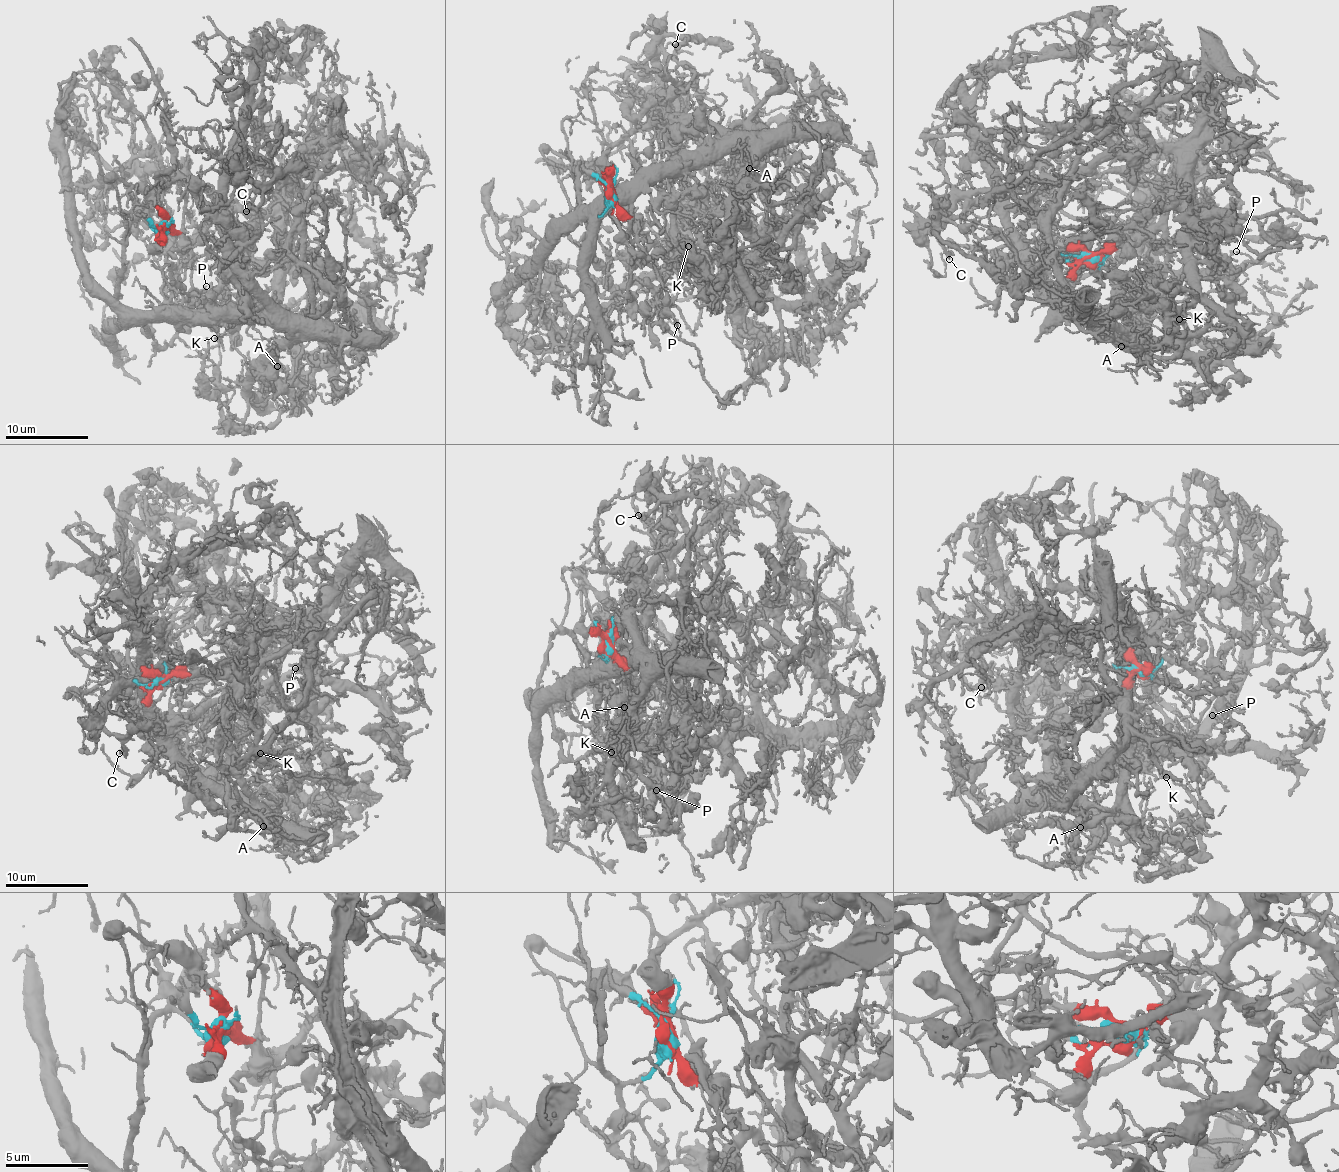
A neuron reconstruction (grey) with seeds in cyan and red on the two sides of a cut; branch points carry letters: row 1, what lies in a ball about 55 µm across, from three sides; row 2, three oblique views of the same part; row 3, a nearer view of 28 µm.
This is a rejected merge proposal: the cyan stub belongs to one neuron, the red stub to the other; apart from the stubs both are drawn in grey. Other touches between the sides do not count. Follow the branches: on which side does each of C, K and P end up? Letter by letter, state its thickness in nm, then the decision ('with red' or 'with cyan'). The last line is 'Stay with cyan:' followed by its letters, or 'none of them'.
C: calibre 320 nm; with red
K: calibre 130 nm; with red
P: calibre 110 nm; with cyan
Stay with cyan: P

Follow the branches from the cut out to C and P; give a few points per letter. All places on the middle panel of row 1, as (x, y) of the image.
C: (612, 194), (674, 264), (725, 284), (731, 199), (718, 155), (660, 74), (655, 48), (674, 43)
P: (612, 194), (584, 218), (574, 169), (580, 204), (629, 203), (628, 230), (678, 337), (677, 324)

